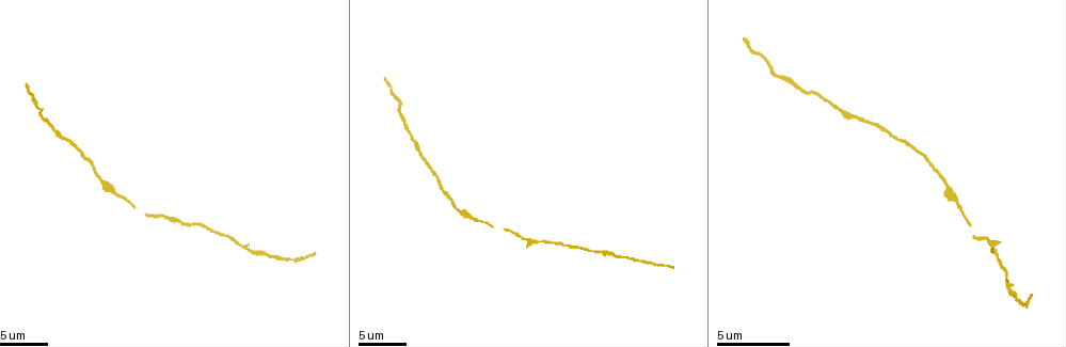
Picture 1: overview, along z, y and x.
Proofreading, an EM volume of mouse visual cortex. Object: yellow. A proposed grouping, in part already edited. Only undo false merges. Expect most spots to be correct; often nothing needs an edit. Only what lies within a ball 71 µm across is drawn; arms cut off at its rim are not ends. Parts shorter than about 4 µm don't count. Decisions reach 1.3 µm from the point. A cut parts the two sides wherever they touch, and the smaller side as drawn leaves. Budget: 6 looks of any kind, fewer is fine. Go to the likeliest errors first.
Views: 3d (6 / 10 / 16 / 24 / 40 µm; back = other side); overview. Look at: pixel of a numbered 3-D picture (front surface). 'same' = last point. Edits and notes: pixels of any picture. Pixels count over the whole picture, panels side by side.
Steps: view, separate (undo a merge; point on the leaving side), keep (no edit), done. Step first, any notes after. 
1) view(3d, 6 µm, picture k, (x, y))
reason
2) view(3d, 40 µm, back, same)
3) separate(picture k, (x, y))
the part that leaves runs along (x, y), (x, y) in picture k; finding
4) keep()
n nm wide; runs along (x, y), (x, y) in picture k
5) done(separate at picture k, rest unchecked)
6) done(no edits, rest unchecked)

view(3d, 10 µm, picture 1, (103, 184))
calibre changes

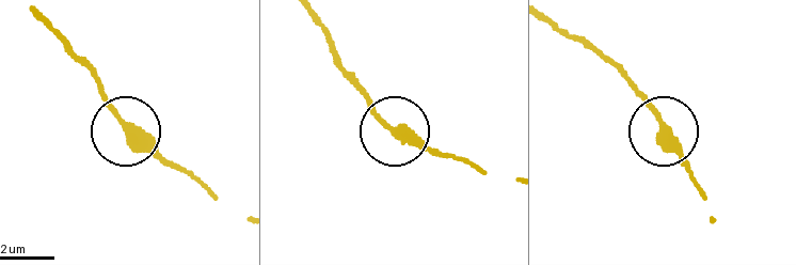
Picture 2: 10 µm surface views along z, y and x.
view(3d, 10 µm, back, picture 2, (127, 123))
from behind

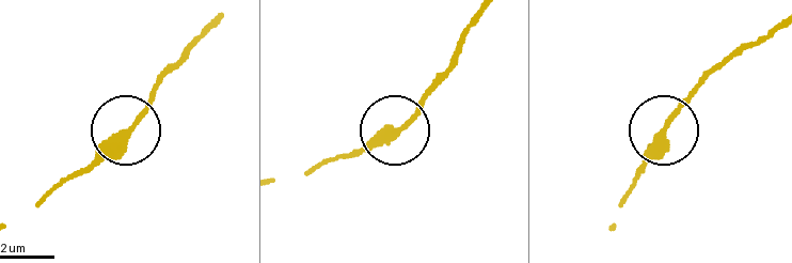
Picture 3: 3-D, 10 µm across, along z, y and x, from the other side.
keep()
runs along (68, 181), (128, 128), (174, 68) in picture 3; continuous, no second neuron

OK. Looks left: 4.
view(3d, 6 µm, picture 1, (602, 252))
thick turns thin

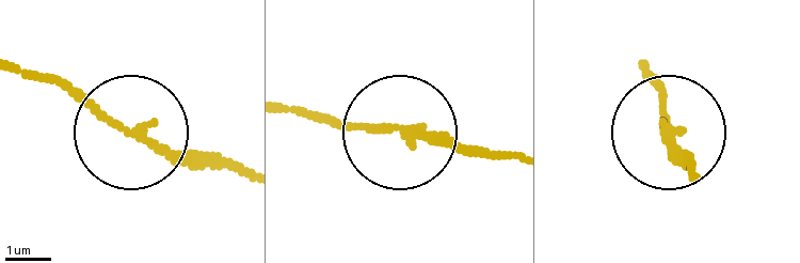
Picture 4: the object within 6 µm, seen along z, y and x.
view(3d, 6 µm, back, picture 4, (393, 128))

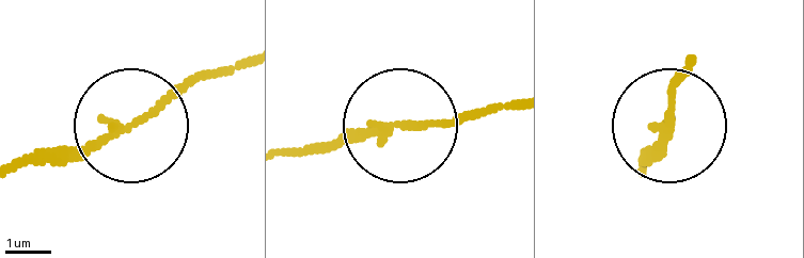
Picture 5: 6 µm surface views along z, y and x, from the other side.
keep()
runs along (515, 109), (411, 121), (285, 155) in picture 5; continuous, no second neuron

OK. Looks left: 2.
view(3d, 10 µm, picture 1, (535, 242))
sudden change in width

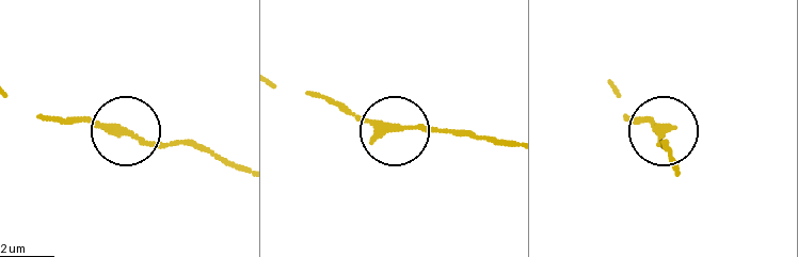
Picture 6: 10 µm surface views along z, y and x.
keep()
all the same neuron

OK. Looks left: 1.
done(no edits, rest unchecked)

